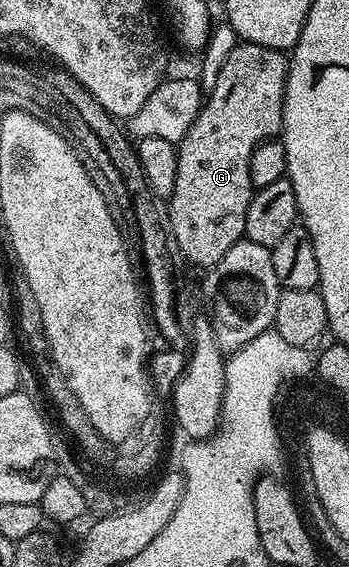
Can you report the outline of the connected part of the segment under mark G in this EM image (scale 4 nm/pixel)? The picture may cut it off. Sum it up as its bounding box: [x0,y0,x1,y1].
[166,42,289,270]

